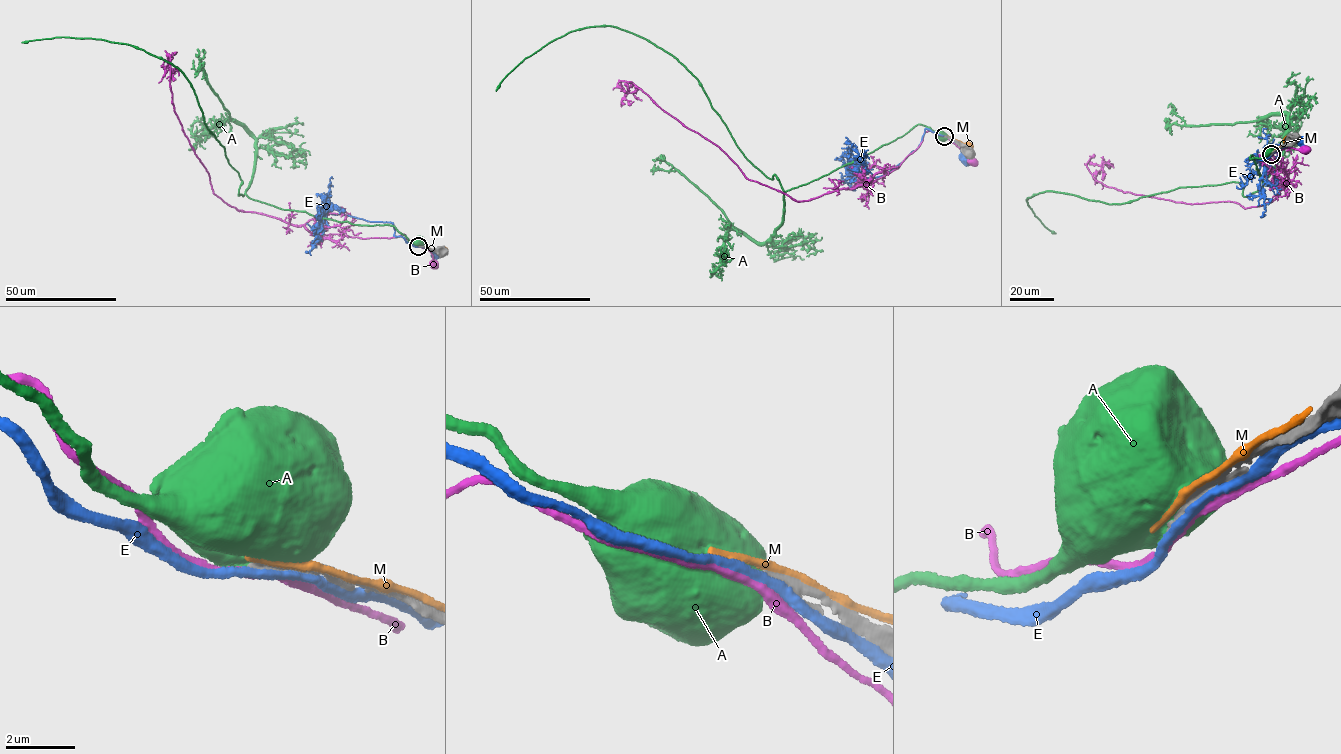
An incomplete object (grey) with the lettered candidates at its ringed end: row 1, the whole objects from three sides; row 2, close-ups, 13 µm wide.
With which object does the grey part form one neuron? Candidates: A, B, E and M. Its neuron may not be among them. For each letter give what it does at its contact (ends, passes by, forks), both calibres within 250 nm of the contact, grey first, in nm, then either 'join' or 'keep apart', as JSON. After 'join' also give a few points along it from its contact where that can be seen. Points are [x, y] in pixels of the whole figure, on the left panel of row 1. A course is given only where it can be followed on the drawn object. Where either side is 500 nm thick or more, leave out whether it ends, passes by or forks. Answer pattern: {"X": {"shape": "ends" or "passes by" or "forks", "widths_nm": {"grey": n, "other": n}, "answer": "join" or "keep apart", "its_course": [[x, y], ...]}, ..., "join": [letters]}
{"A": {"widths_nm": {"grey": 320, "other": 1150}, "answer": "keep apart"}, "B": {"shape": "passes by", "widths_nm": {"grey": 280, "other": 240}, "answer": "keep apart"}, "E": {"shape": "passes by", "widths_nm": {"grey": 260, "other": 280}, "answer": "keep apart"}, "M": {"shape": "ends", "widths_nm": {"grey": 220, "other": 180}, "answer": "keep apart"}, "join": []}

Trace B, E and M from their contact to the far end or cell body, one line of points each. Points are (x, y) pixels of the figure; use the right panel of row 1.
B: (1272, 153), (1288, 147), (1307, 149)
E: (1273, 152), (1299, 139)
M: (1270, 154), (1287, 141)

